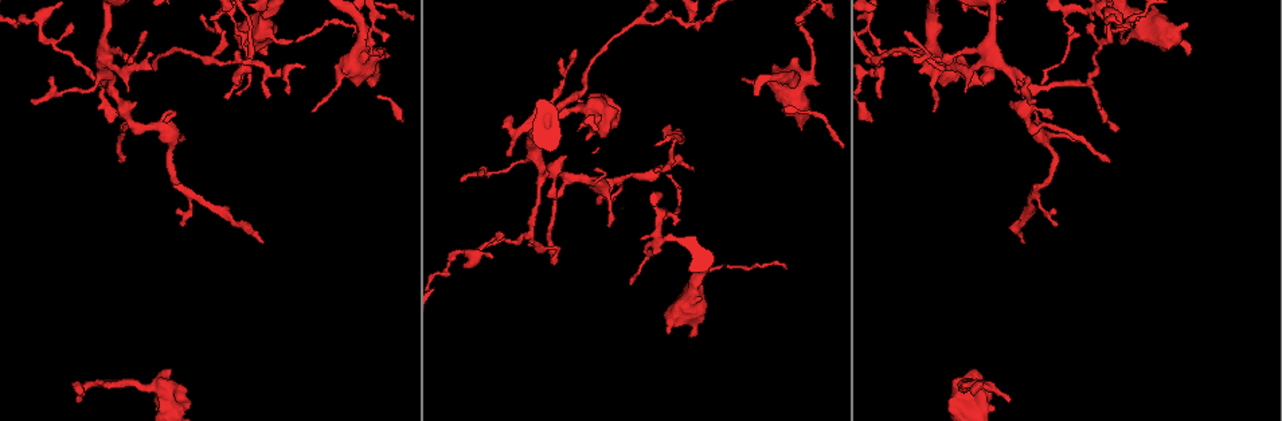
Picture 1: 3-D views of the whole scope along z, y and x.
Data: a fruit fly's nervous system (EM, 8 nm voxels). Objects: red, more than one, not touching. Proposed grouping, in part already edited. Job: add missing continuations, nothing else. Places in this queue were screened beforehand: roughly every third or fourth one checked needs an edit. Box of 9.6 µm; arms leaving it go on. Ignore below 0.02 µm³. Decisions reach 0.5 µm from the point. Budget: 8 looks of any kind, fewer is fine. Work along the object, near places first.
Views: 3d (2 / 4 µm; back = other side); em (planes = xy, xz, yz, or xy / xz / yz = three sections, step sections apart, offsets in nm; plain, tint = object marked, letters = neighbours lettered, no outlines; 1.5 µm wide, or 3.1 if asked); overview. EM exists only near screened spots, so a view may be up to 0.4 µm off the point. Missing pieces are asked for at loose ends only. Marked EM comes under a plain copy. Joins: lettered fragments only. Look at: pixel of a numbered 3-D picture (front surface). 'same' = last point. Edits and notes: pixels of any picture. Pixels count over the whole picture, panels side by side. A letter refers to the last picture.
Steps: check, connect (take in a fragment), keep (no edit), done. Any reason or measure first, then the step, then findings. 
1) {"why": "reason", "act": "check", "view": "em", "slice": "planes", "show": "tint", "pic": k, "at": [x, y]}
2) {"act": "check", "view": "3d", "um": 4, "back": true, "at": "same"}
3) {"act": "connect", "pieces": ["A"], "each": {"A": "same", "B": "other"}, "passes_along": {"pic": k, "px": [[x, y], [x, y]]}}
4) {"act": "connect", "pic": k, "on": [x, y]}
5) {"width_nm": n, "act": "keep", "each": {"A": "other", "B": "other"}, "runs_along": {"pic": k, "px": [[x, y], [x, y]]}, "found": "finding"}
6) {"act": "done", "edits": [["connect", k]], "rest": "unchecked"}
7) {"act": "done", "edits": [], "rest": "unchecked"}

{"why": "free end", "act": "check", "view": "em", "slice": "yz", "step": 8, "show": "tint", "pic": 1, "at": [167, 122]}

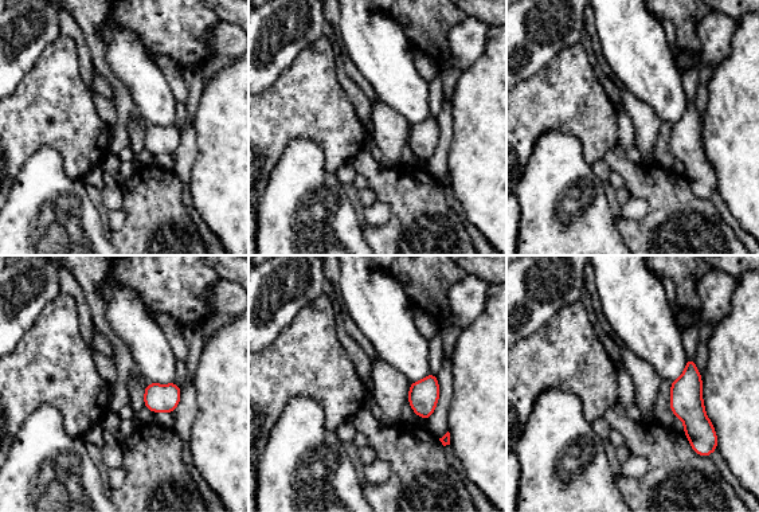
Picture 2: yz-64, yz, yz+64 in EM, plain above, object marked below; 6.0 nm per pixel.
{"why": "cut it another way", "act": "check", "view": "em", "slice": "planes", "show": "letters", "at": "same"}

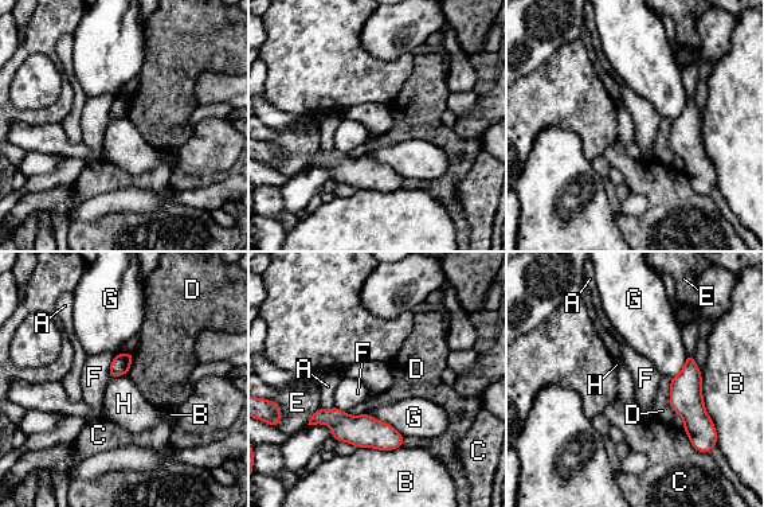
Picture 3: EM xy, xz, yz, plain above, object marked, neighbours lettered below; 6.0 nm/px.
{"longest_contact_nm": ["B", 380], "act": "keep", "each": {"A": "other", "B": "other", "C": "other", "D": "other", "E": "other", "F": "other", "G": "other", "H": "other"}, "runs_along": {"pic": 3, "px": [[313, 421], [335, 418], [399, 443]]}, "found": "no lettered fragment goes on from it"}

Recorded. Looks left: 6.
{"act": "check", "view": "em", "slice": "planes", "show": "letters", "pic": 1, "at": [1058, 224]}

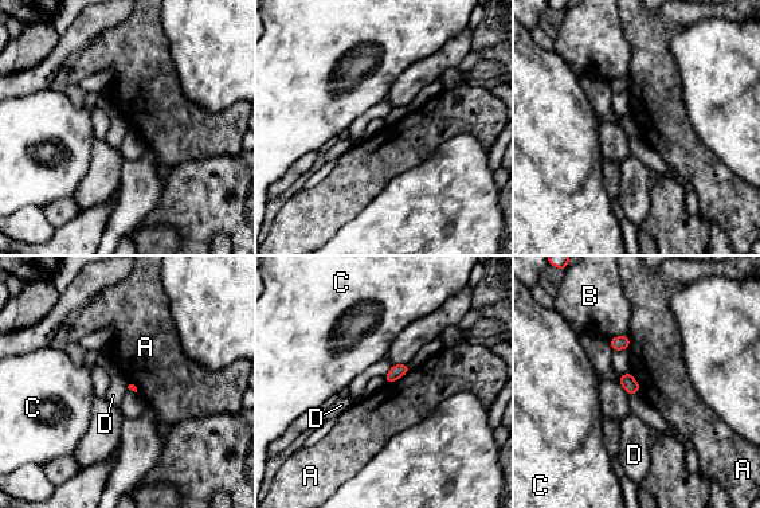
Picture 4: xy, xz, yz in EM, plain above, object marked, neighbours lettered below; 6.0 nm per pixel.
{"longest_contact_nm": ["A", 190], "act": "keep", "each": {"A": "other", "B": "other", "C": "other", "D": "other"}, "found": "none of them fits"}

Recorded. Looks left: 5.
{"act": "done", "edits": [], "rest": "unchecked"}

